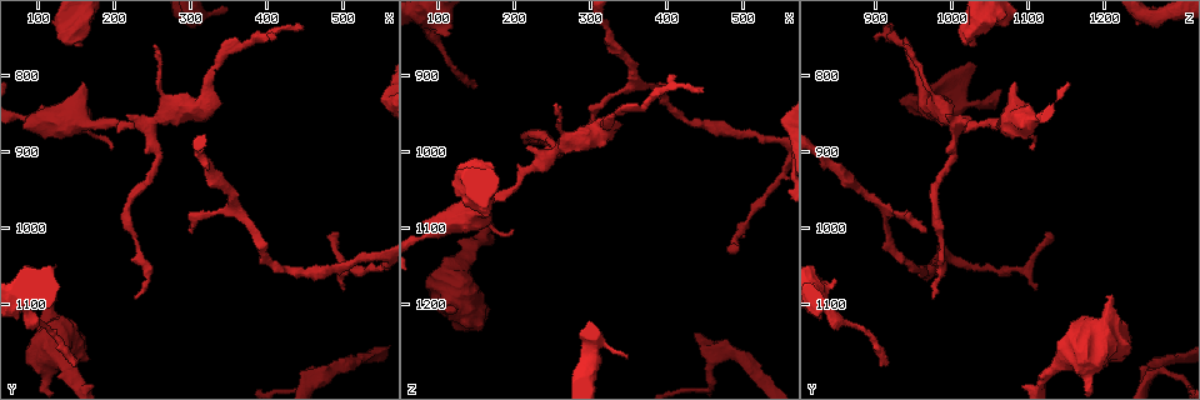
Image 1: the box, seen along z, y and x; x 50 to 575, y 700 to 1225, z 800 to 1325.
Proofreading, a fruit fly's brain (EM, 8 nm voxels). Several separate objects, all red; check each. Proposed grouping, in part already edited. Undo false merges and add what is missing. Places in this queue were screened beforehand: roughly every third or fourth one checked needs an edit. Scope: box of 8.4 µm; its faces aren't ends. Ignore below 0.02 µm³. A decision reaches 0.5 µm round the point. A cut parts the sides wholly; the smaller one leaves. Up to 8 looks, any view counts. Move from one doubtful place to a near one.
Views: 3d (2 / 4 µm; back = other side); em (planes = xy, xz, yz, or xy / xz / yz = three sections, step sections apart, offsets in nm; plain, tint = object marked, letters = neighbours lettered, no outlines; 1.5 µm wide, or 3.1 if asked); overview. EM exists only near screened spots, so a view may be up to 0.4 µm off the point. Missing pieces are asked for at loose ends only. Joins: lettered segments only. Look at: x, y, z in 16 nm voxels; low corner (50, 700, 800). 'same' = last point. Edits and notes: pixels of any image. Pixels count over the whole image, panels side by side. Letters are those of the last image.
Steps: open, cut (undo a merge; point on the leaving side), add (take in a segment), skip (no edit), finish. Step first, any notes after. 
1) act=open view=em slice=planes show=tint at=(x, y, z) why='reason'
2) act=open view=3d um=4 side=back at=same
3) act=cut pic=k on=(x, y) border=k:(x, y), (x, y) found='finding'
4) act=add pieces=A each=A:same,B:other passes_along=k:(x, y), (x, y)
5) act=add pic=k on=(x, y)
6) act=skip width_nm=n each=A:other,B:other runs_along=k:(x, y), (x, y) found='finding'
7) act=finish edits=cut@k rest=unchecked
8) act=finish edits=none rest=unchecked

act=open view=em slice=xy step=8 show=letters at=(135, 760, 1025) why='branch stops here'

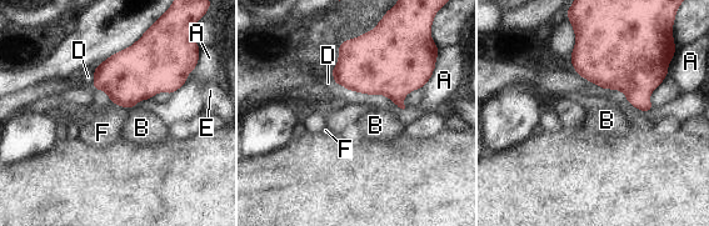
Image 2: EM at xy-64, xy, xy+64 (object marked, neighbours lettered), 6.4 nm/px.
act=skip each=A:other,B:other,D:other,E:other,F:other border=2:(111, 103), (128, 109) found='no lettered segment goes on from it'

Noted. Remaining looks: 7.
act=open view=em slice=xy step=4 show=letters at=(115, 1085, 1215) why='branch stops here'

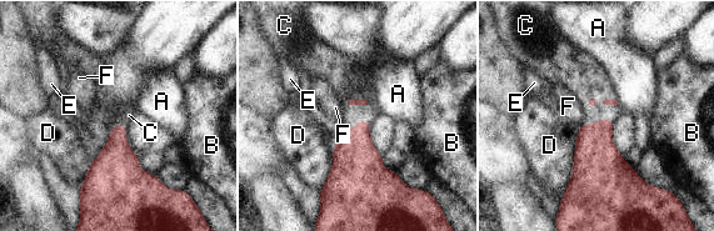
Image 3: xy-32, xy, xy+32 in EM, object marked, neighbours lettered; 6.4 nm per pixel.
act=add pieces=C each=A:other,B:other,C:same,D:other,E:other,F:other found='it goes on there'

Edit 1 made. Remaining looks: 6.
act=open view=3d um=2 at=(150, 1180, 905) why='an open end'

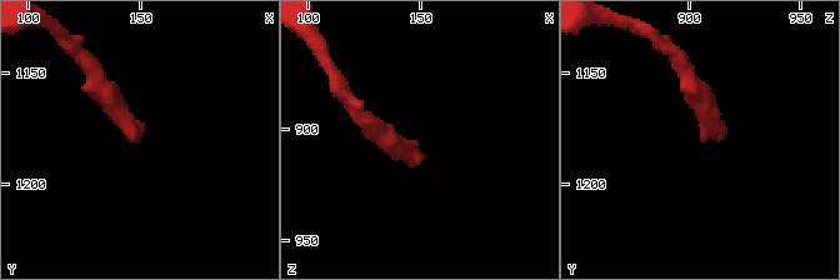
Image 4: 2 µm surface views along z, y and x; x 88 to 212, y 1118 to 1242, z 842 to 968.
act=open view=em slice=planes show=letters at=(147, 1181, 907)

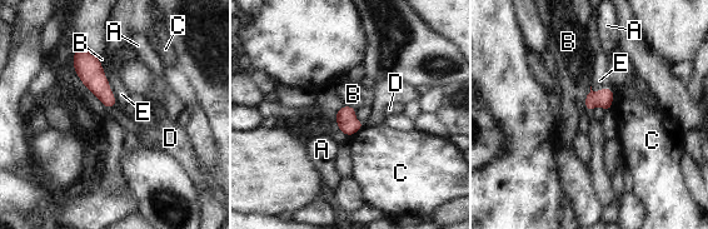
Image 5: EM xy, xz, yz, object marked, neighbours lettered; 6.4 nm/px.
act=skip longest_contact=E:300nm each=A:other,B:other,C:other,D:other,E:other found='none of them fits'

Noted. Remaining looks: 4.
act=finish edits=add@3 rest=unchecked

